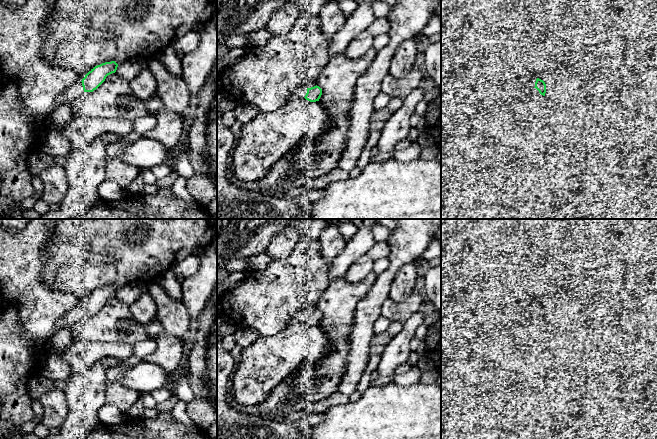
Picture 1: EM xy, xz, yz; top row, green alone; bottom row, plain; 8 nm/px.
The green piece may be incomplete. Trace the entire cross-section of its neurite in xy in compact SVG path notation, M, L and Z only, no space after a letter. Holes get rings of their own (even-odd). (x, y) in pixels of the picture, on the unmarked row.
M115 285L105 286L91 293L81 305L77 305L63 318L58 320L57 327L60 329L70 328L84 316L93 316L106 303L106 301L117 294L118 288Z

